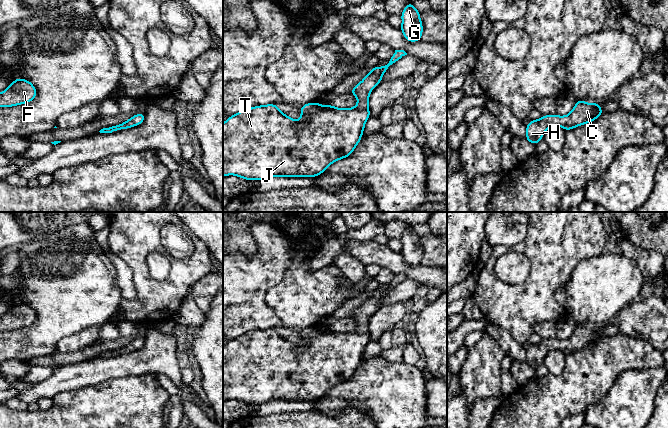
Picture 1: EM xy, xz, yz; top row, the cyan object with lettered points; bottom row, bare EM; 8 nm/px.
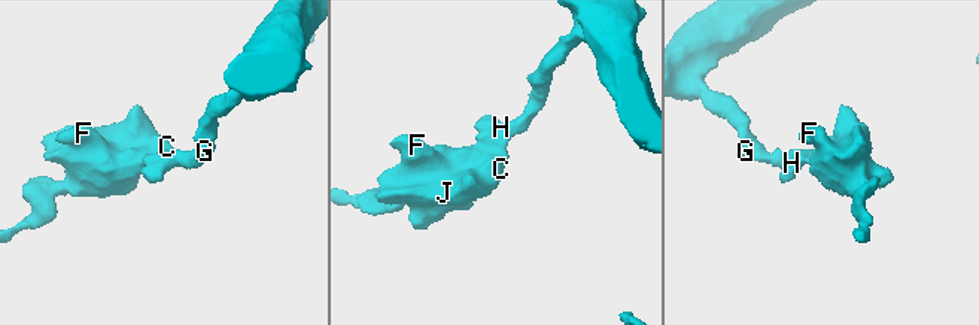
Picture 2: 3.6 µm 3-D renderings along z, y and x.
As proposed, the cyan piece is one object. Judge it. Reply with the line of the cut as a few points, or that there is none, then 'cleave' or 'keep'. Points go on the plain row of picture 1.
no cut | keep

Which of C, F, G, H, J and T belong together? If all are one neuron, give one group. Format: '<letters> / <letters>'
C F G H J T

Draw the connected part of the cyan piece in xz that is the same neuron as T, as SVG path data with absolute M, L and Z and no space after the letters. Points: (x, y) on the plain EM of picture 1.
M395 274L393 280L389 283L389 286L383 290L375 290L372 294L363 302L363 304L355 309L350 317L354 319L358 323L358 327L353 332L336 332L333 329L320 329L318 326L314 327L306 327L300 330L300 334L302 336L301 341L297 344L290 342L280 335L277 328L267 328L267 329L259 329L256 331L249 331L243 335L240 335L232 340L230 340L223 347L223 401L228 399L235 399L245 404L262 404L272 401L317 401L322 398L332 387L349 381L354 373L357 371L360 366L363 355L365 352L365 347L368 342L371 340L369 335L369 319L371 315L382 306L382 299L398 284L400 284L403 280L407 279L404 274Z

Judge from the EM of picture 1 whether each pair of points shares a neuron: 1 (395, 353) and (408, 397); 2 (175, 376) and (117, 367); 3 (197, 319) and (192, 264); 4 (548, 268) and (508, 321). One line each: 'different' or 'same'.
1: different
2: same
3: different
4: same

